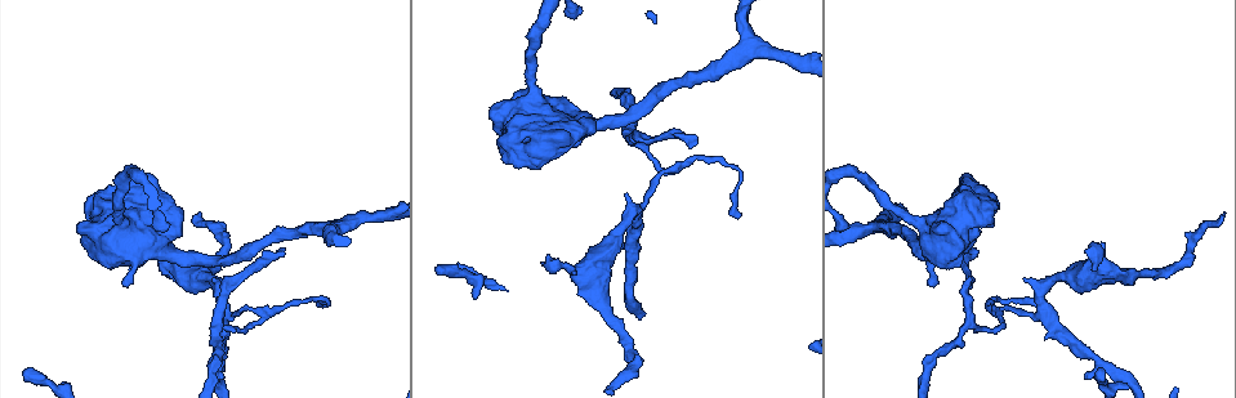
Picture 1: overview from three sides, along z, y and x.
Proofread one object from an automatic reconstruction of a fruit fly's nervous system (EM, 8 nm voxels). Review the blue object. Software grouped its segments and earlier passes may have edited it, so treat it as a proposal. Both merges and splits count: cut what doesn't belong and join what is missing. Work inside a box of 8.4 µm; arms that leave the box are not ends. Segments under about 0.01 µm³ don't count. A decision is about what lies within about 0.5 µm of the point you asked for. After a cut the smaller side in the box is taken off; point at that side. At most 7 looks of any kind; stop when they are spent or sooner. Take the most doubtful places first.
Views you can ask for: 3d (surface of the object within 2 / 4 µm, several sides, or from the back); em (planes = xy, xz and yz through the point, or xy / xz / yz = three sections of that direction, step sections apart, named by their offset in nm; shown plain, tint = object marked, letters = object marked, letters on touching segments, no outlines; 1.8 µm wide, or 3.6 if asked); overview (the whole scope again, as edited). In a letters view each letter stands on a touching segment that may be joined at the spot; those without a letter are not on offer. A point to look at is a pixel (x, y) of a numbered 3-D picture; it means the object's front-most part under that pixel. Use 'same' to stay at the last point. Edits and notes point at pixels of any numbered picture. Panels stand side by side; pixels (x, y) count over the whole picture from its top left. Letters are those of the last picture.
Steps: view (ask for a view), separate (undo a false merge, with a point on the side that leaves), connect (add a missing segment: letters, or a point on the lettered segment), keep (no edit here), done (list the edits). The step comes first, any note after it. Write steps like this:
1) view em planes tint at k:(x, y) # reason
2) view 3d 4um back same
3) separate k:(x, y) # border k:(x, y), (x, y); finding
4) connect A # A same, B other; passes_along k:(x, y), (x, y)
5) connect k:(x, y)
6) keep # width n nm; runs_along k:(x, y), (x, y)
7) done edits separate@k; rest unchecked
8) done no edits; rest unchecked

view 3d 4um back at 1:(1042, 308) # three-way junction

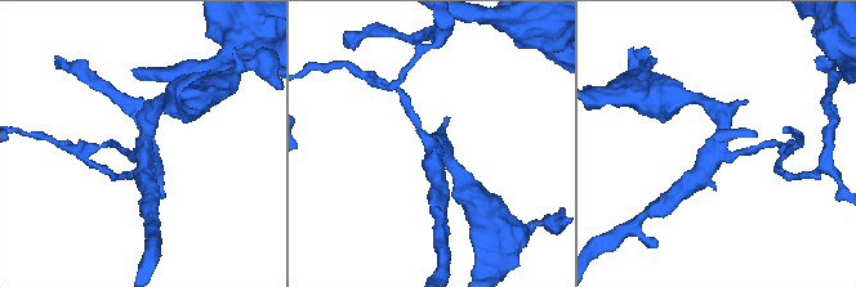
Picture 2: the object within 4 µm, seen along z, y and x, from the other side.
view em planes letters at 2:(142, 147) # arms 3

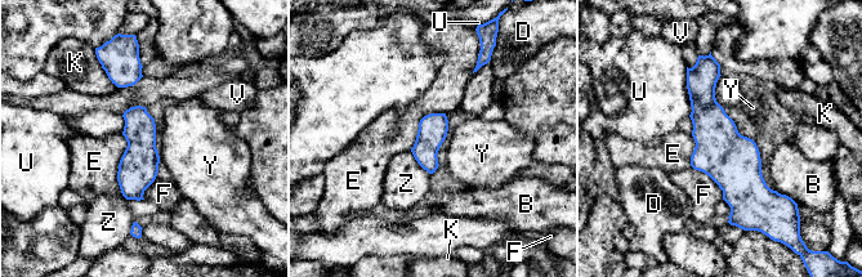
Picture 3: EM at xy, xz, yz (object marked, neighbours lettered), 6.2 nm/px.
keep # B other, D other, E other, F other, K other, U other, V other, Y other, Z other; runs_along 3:(708, 65), (736, 217); all the same cell

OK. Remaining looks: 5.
view 3d 4um at 1:(540, 261) # branch stops here

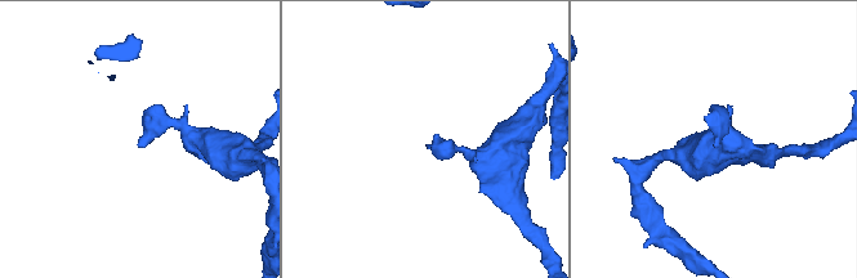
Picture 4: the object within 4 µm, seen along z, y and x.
view em planes letters at 4:(428, 148)

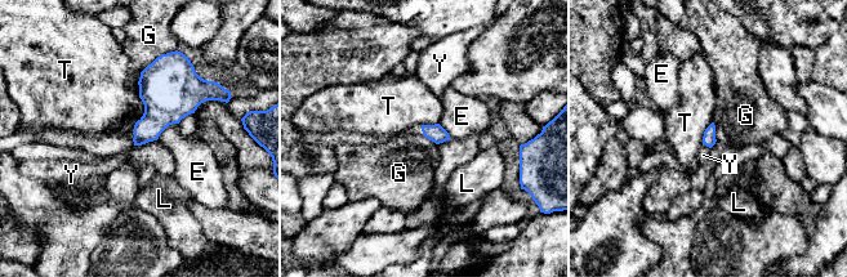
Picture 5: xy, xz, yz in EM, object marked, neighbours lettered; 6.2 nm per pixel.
keep # E other, G other, L other, T other, Y other; border 5:(172, 52), (157, 56), (138, 79); none of them fits

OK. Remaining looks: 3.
view em 3.6um planes letters at 1:(521, 147) # sudden change in width

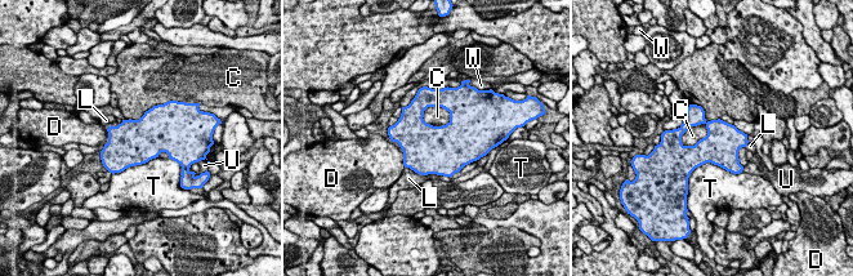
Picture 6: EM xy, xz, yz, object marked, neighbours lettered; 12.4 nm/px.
keep # longest_contact T 700 nm; C other, D other, L other, T other, U other, W other; border 6:(692, 103), (705, 121), (683, 146); continuous, no second cell

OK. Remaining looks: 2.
done no edits; rest unchecked

